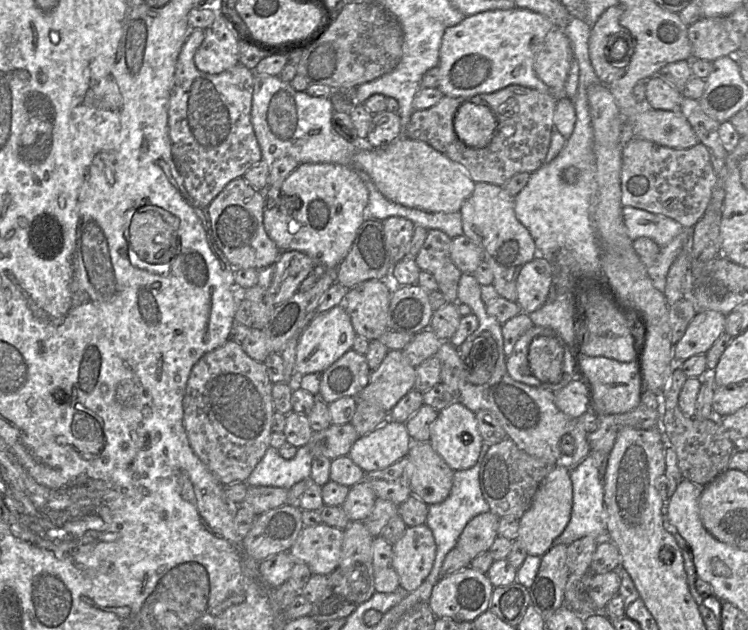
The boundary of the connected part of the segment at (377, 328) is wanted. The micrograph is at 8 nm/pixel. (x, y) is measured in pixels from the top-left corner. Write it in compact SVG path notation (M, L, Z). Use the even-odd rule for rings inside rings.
M370 279L348 290L343 305L356 334L372 341L389 329L391 294L387 279Z

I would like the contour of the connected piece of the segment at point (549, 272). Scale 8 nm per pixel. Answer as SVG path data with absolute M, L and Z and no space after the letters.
M537 255L527 262L516 282L517 303L522 312L530 314L540 309L548 300L552 283L553 267L544 257Z

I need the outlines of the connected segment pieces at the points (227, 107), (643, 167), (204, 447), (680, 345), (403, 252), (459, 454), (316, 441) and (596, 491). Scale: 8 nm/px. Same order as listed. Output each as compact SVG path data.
M191 29L178 57L168 109L171 155L190 199L200 207L210 203L232 180L243 177L262 160L251 121L254 71L238 63L219 74L199 71L194 54L205 30Z
M634 137L622 149L620 180L622 206L661 214L677 221L684 229L692 229L707 209L717 181L717 174L710 162L709 149L700 142L687 149L674 149Z
M231 339L206 353L192 368L184 395L184 429L193 452L221 484L246 482L270 447L276 411L272 398L273 384L265 365L249 357L241 343Z
M697 311L681 339L674 345L674 358L683 362L691 356L706 354L725 332L725 318L726 315L717 311Z
M391 216L381 221L390 262L391 265L395 265L407 256L415 225L412 221L400 216Z
M454 400L440 410L431 427L430 444L439 456L454 470L466 470L474 466L478 460L483 439L478 431L475 413Z
M352 423L331 424L324 430L313 432L306 445L309 446L312 457L323 455L334 460L349 455L359 437Z
M591 451L580 464L570 468L570 479L573 488L571 517L563 533L553 541L553 546L558 544L569 545L586 536L606 538L604 487L597 468L597 462L603 462L604 459L608 459L608 454Z

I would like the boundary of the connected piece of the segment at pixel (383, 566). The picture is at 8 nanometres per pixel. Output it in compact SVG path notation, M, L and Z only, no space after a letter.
M382 535L373 539L372 559L375 591L395 592L400 587L400 581L393 566L393 544Z

